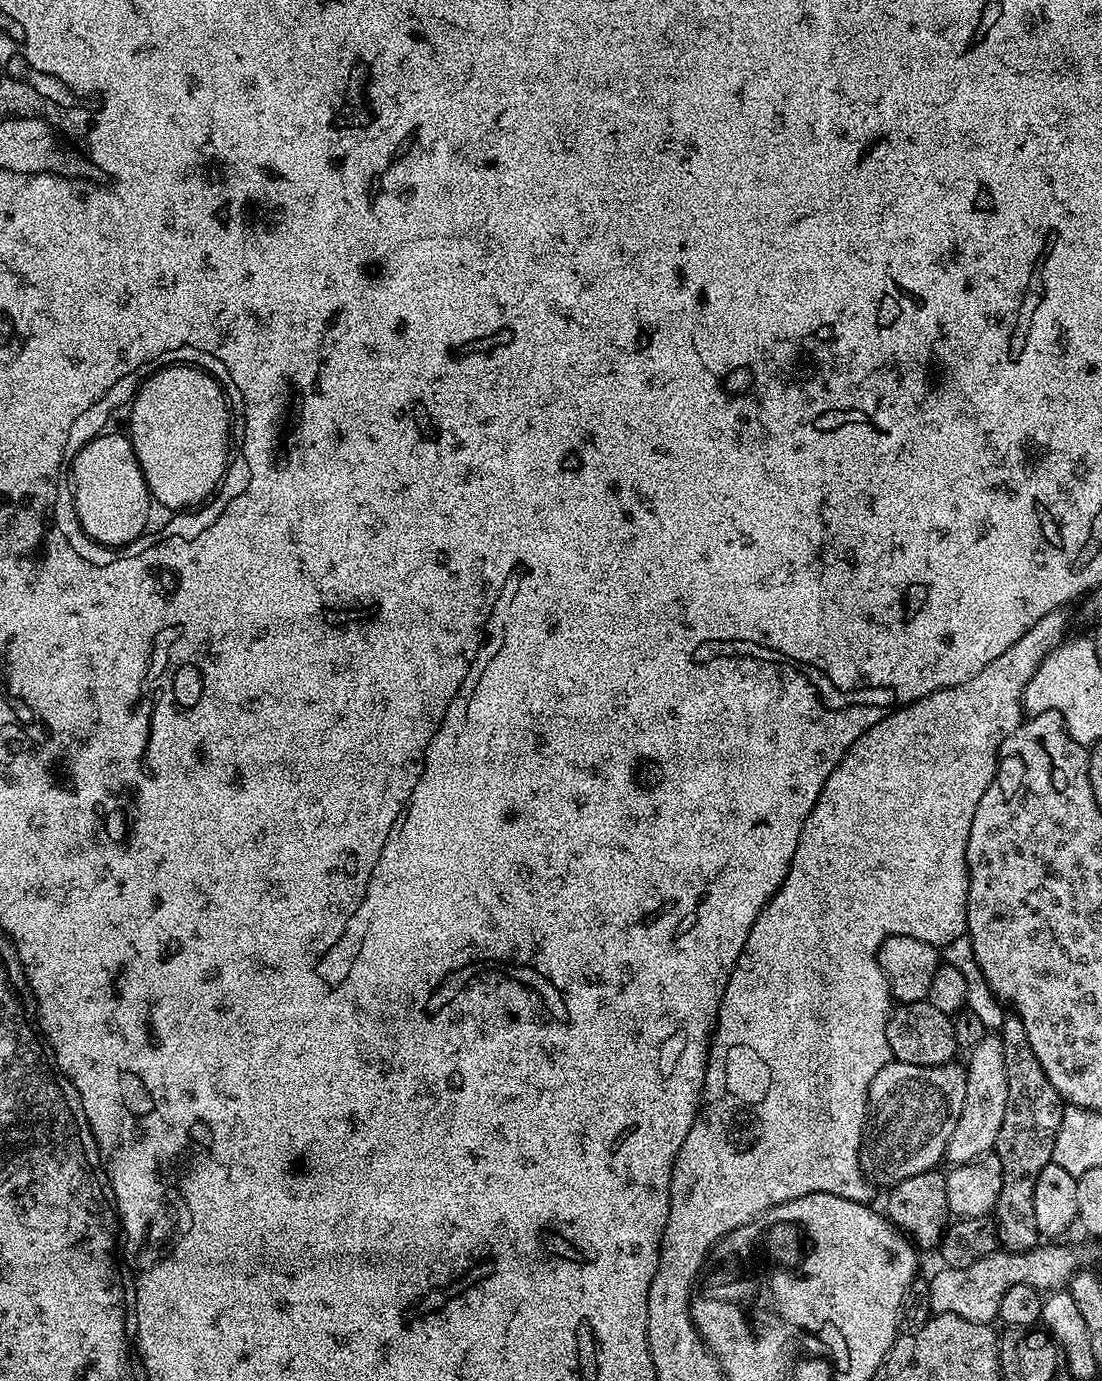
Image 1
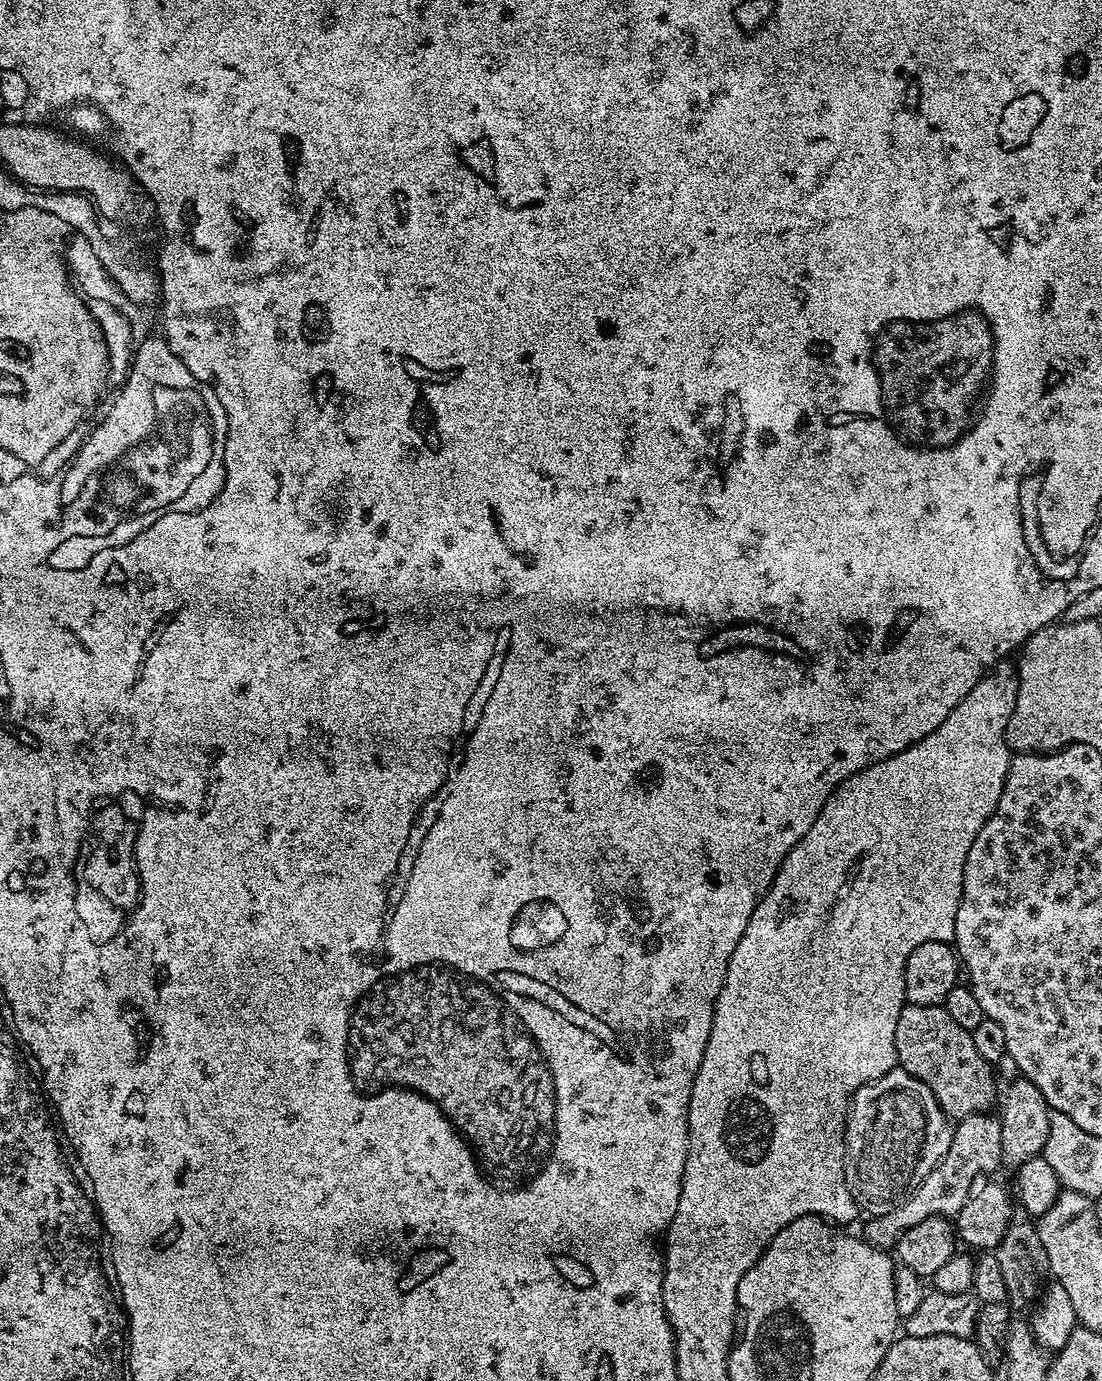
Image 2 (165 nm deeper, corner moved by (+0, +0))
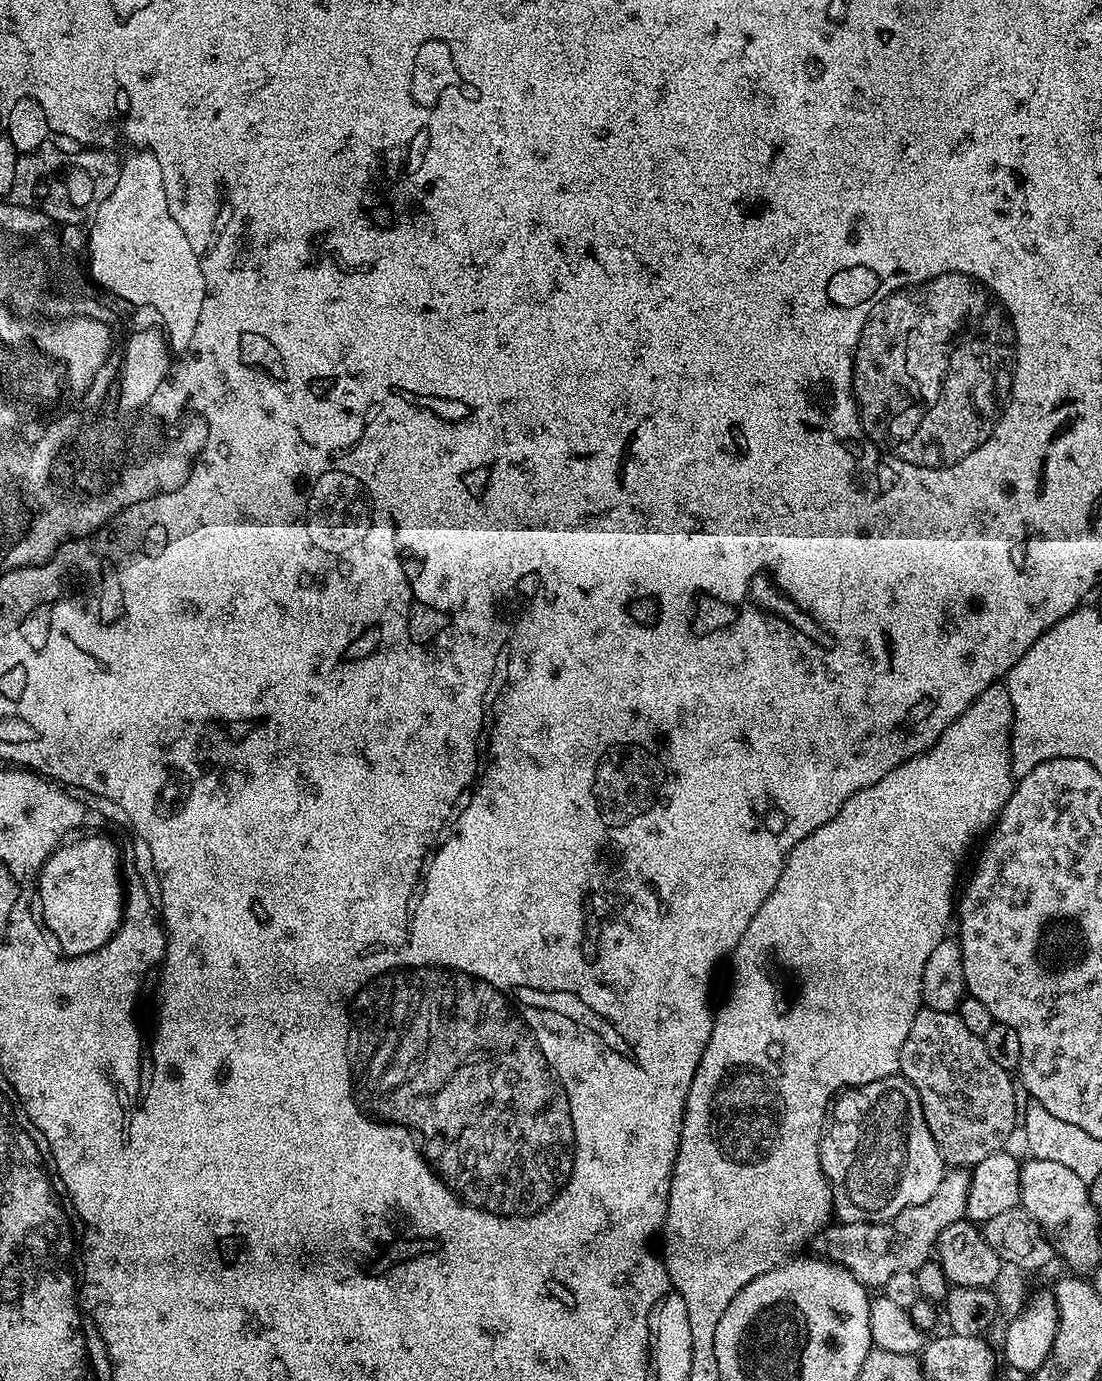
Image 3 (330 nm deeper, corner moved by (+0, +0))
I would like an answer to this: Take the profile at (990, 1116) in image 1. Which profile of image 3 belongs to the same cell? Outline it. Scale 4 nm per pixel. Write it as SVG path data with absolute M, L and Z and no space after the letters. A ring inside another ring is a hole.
M949 1167L942 1182L938 1182L938 1190L934 1190L926 1202L902 1210L893 1220L873 1222L862 1218L849 1224L829 1223L810 1241L811 1251L850 1270L850 1274L854 1274L854 1278L858 1278L865 1288L883 1289L884 1284L898 1274L898 1270L915 1272L920 1268L933 1255L938 1234L942 1234L946 1226L954 1226L954 1222L967 1217L966 1198L970 1198L971 1181L969 1169Z

